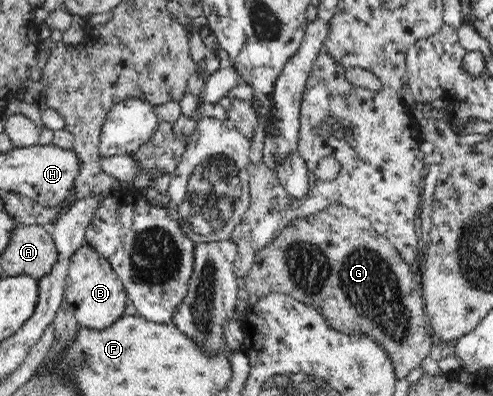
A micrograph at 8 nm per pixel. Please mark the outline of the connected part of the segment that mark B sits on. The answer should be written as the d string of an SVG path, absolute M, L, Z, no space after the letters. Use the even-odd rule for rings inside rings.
M85 242L70 259L64 299L79 326L103 329L124 315L128 295L111 264L91 244Z

